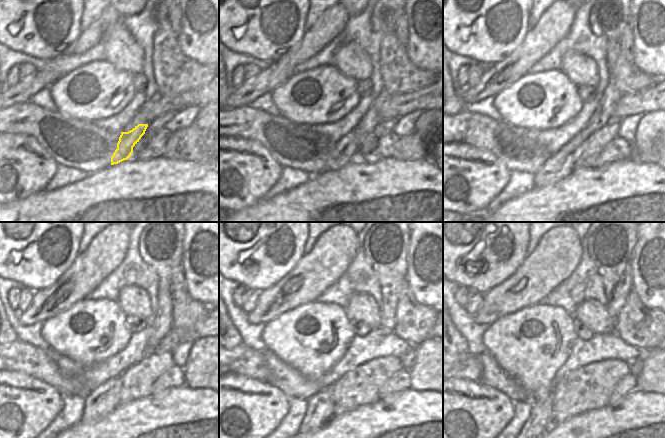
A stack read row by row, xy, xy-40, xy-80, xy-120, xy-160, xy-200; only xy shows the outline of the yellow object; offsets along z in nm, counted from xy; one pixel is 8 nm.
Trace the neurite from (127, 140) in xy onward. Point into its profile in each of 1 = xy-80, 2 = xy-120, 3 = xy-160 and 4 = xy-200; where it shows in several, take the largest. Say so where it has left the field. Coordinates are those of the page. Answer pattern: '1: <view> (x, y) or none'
1: xy-80 (559, 166)
2: xy-120 (161, 242)
3: xy-160 (386, 243)
4: xy-200 (611, 246)

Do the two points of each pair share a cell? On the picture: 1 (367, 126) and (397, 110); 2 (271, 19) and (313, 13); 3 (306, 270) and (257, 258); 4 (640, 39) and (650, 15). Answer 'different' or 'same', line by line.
1: different
2: different
3: different
4: same

